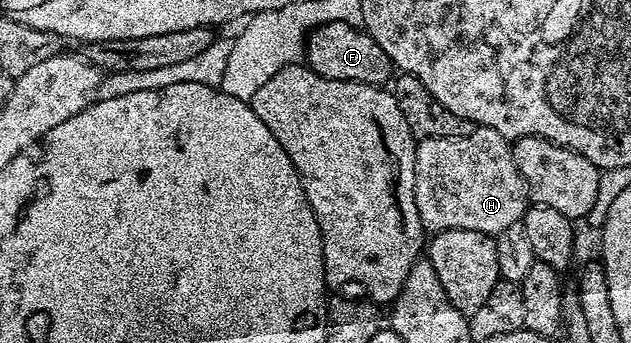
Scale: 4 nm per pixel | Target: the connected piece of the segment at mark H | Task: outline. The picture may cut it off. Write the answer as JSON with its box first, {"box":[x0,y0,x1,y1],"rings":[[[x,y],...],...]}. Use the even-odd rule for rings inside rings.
{"box":[415,126,529,236],"rings":[[[476,126],[469,136],[418,139],[415,199],[424,231],[472,230],[494,236],[520,221],[527,211],[529,195],[511,148],[508,139],[488,126]]]}

